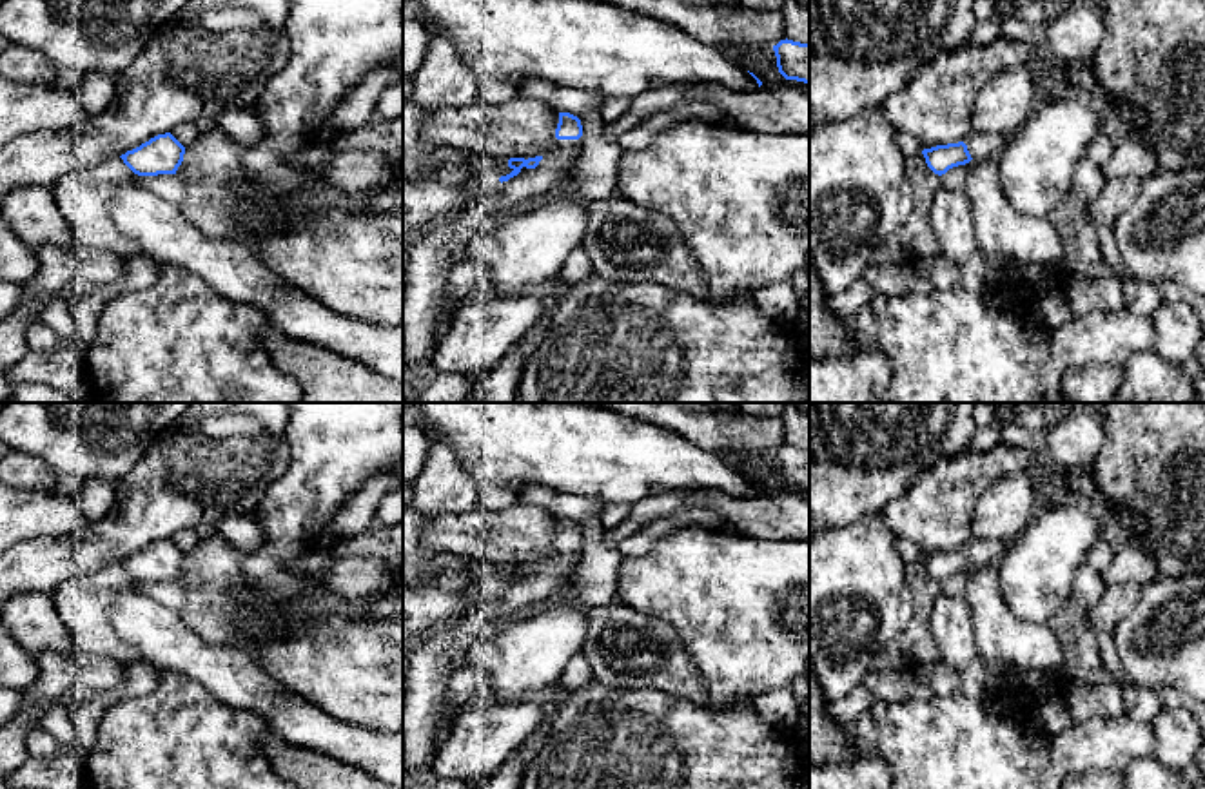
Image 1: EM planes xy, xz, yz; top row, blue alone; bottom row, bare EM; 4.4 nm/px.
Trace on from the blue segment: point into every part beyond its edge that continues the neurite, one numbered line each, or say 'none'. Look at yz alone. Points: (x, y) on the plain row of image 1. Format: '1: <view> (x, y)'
1: yz (980, 552)

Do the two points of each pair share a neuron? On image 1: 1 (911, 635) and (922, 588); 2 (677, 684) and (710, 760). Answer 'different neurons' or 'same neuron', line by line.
1: same neuron
2: different neurons

